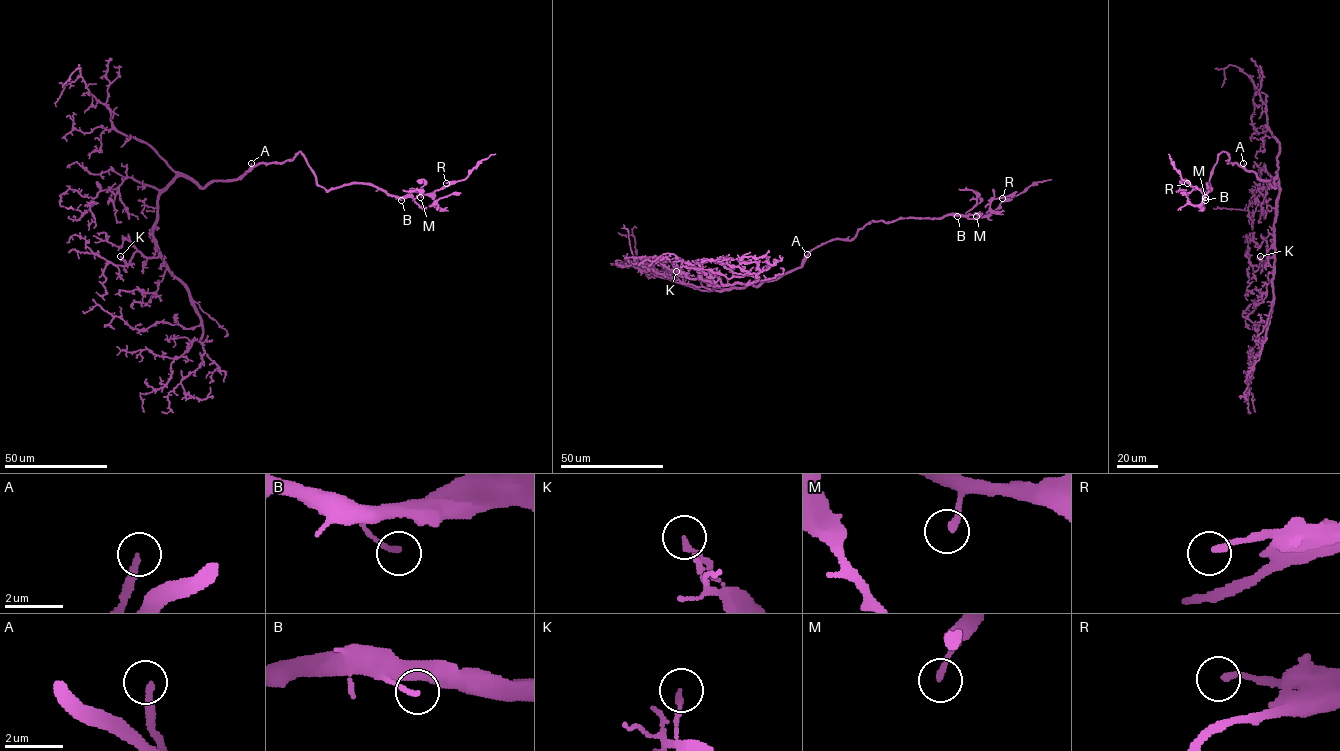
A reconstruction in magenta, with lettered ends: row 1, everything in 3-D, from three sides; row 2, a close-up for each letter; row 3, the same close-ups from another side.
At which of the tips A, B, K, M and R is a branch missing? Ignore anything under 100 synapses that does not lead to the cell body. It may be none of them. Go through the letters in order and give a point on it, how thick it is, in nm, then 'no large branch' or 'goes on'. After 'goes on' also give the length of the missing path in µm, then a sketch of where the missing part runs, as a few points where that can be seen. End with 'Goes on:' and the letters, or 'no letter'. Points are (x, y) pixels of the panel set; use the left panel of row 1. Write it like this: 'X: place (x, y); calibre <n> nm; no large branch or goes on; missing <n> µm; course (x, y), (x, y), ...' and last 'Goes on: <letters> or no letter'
A: place (251, 163); calibre 220 nm; goes on; missing 40 µm; course (251, 163), (261, 158), (273, 139), (287, 131), (292, 123)
B: place (401, 200); calibre 150 nm; no large branch
K: place (120, 256); calibre 160 nm; no large branch
M: place (420, 197); calibre 190 nm; no large branch
R: place (446, 183); calibre 180 nm; no large branch
Goes on: A

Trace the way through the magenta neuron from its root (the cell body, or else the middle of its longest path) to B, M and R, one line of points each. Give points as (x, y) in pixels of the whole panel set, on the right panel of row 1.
B: (1269, 181), (1229, 163), (1229, 156), (1221, 152), (1209, 177), (1211, 190), (1207, 183), (1205, 200)
M: (1269, 181), (1229, 163), (1229, 156), (1221, 152), (1209, 177), (1211, 189), (1207, 183), (1205, 197)
R: (1269, 181), (1229, 163), (1221, 152), (1209, 177), (1211, 189), (1207, 183), (1203, 197), (1207, 192), (1187, 183)

